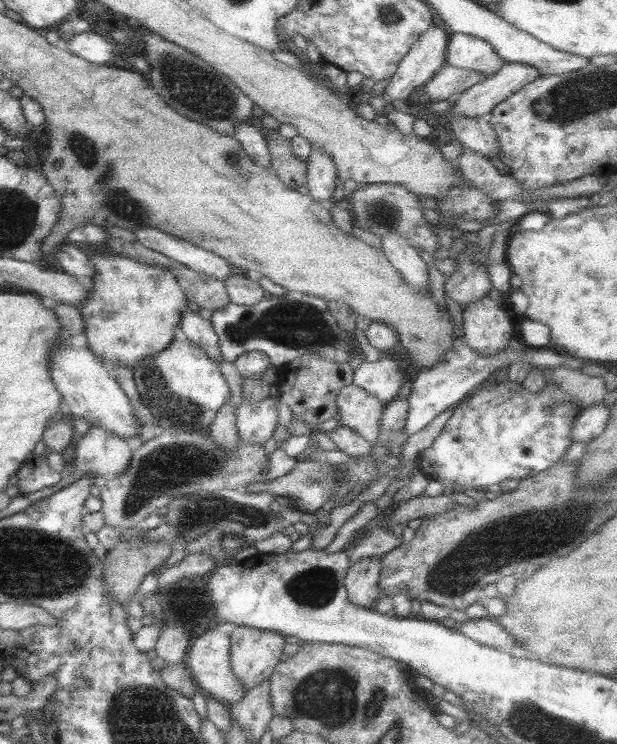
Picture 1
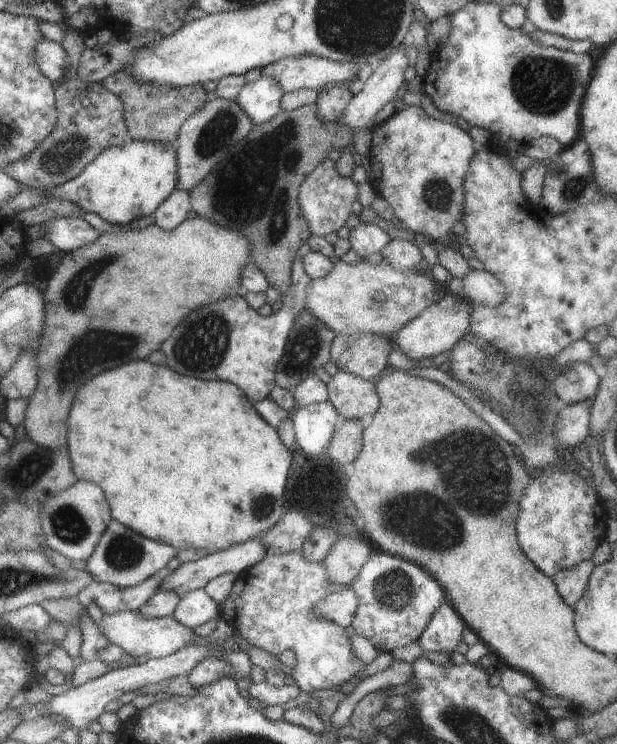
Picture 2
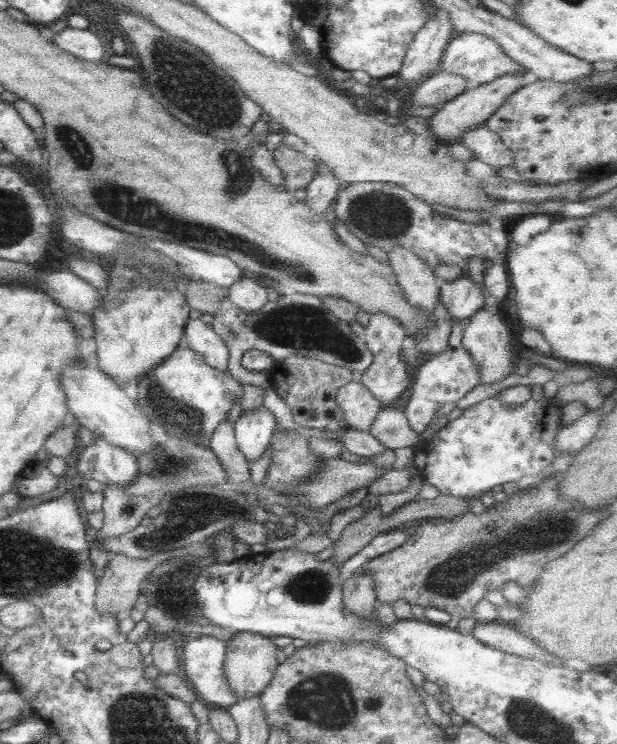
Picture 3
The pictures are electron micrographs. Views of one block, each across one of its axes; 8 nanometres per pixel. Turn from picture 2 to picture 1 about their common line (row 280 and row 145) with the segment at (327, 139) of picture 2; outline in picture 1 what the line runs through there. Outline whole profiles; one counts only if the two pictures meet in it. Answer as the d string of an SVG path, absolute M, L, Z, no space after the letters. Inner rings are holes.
M269 130L269 137L266 137L269 153L271 154L271 170L276 176L291 189L296 189L307 181L307 161L300 160L292 150L290 139L279 135L278 130Z

